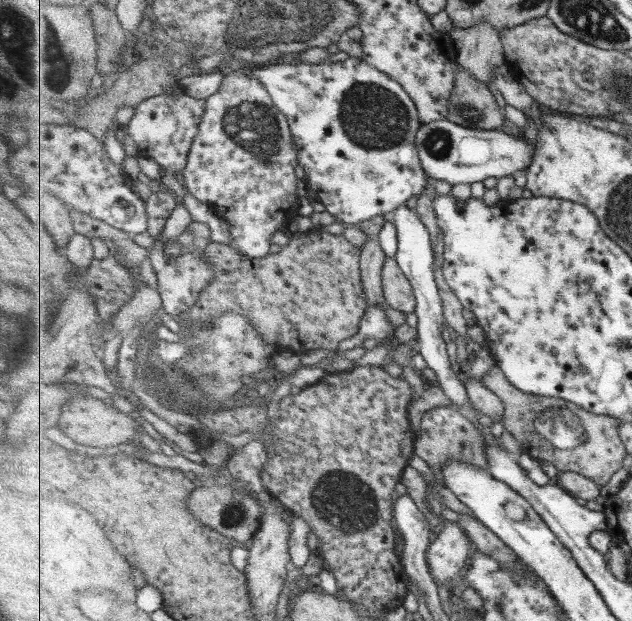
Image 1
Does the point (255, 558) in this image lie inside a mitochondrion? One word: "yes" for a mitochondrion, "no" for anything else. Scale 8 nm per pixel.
no

